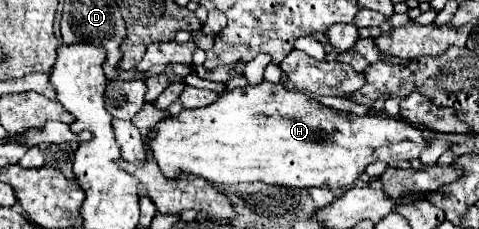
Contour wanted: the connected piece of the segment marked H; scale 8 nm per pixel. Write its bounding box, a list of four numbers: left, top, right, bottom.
[148,81,428,187]

